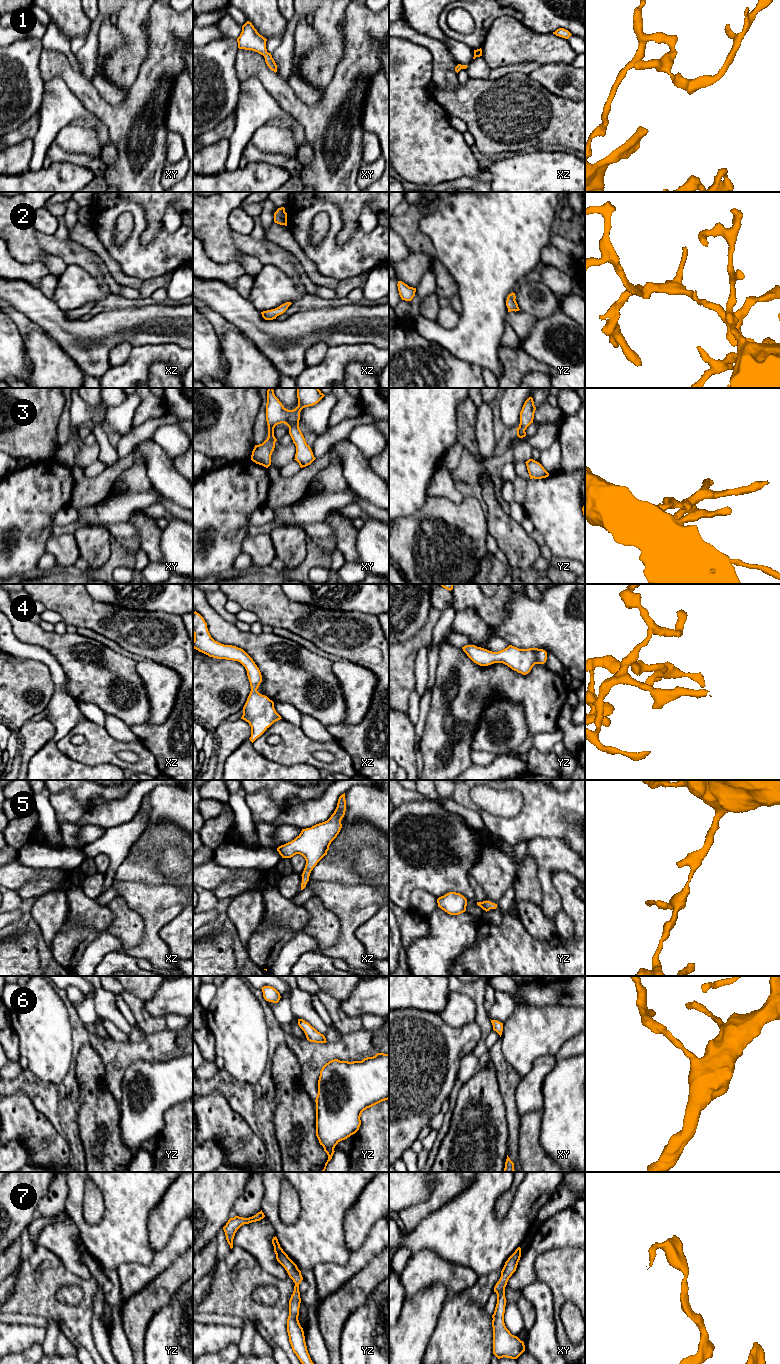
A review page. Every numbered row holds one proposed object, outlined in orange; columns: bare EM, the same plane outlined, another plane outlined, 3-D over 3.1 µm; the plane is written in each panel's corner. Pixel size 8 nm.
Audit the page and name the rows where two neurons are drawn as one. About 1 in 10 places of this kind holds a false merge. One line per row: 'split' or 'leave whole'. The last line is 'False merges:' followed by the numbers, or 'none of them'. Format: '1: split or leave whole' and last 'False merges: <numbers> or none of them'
1: leave whole
2: leave whole
3: leave whole
4: leave whole
5: leave whole
6: leave whole
7: leave whole
False merges: none of them

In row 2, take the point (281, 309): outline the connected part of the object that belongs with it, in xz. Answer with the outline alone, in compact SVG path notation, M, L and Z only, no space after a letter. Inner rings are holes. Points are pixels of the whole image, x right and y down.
M286 302L286 303L280 305L279 307L277 307L275 309L263 311L263 312L261 312L262 317L265 320L273 320L273 319L276 319L276 317L279 316L279 315L281 315L281 314L283 314L288 309L288 307L291 304L292 304L291 302Z

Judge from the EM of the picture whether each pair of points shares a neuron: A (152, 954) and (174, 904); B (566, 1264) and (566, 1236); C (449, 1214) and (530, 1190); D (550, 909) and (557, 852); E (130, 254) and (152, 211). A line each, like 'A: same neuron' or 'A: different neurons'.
A: same neuron
B: different neurons
C: same neuron
D: same neuron
E: different neurons

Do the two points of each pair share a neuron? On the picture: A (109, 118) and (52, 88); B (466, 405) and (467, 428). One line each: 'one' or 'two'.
A: two
B: one

